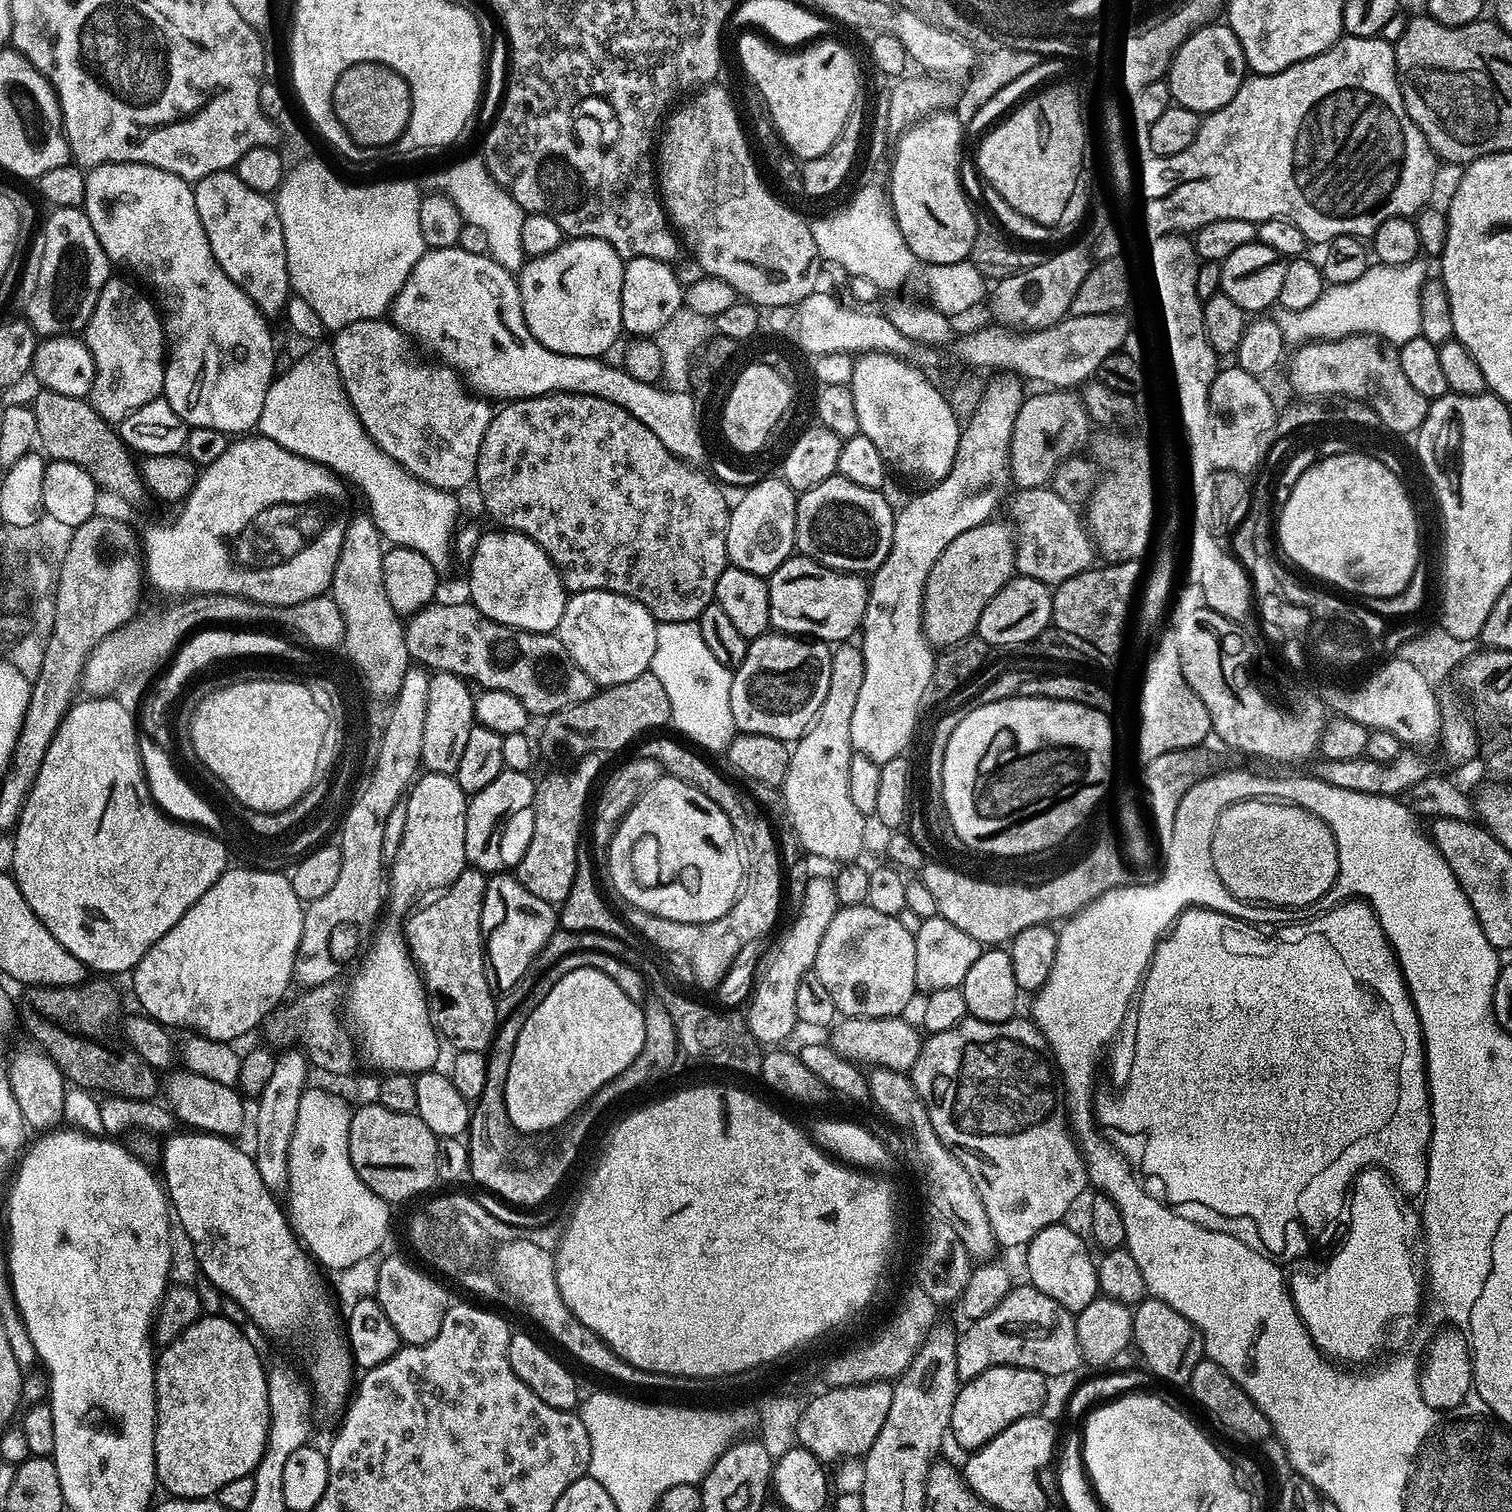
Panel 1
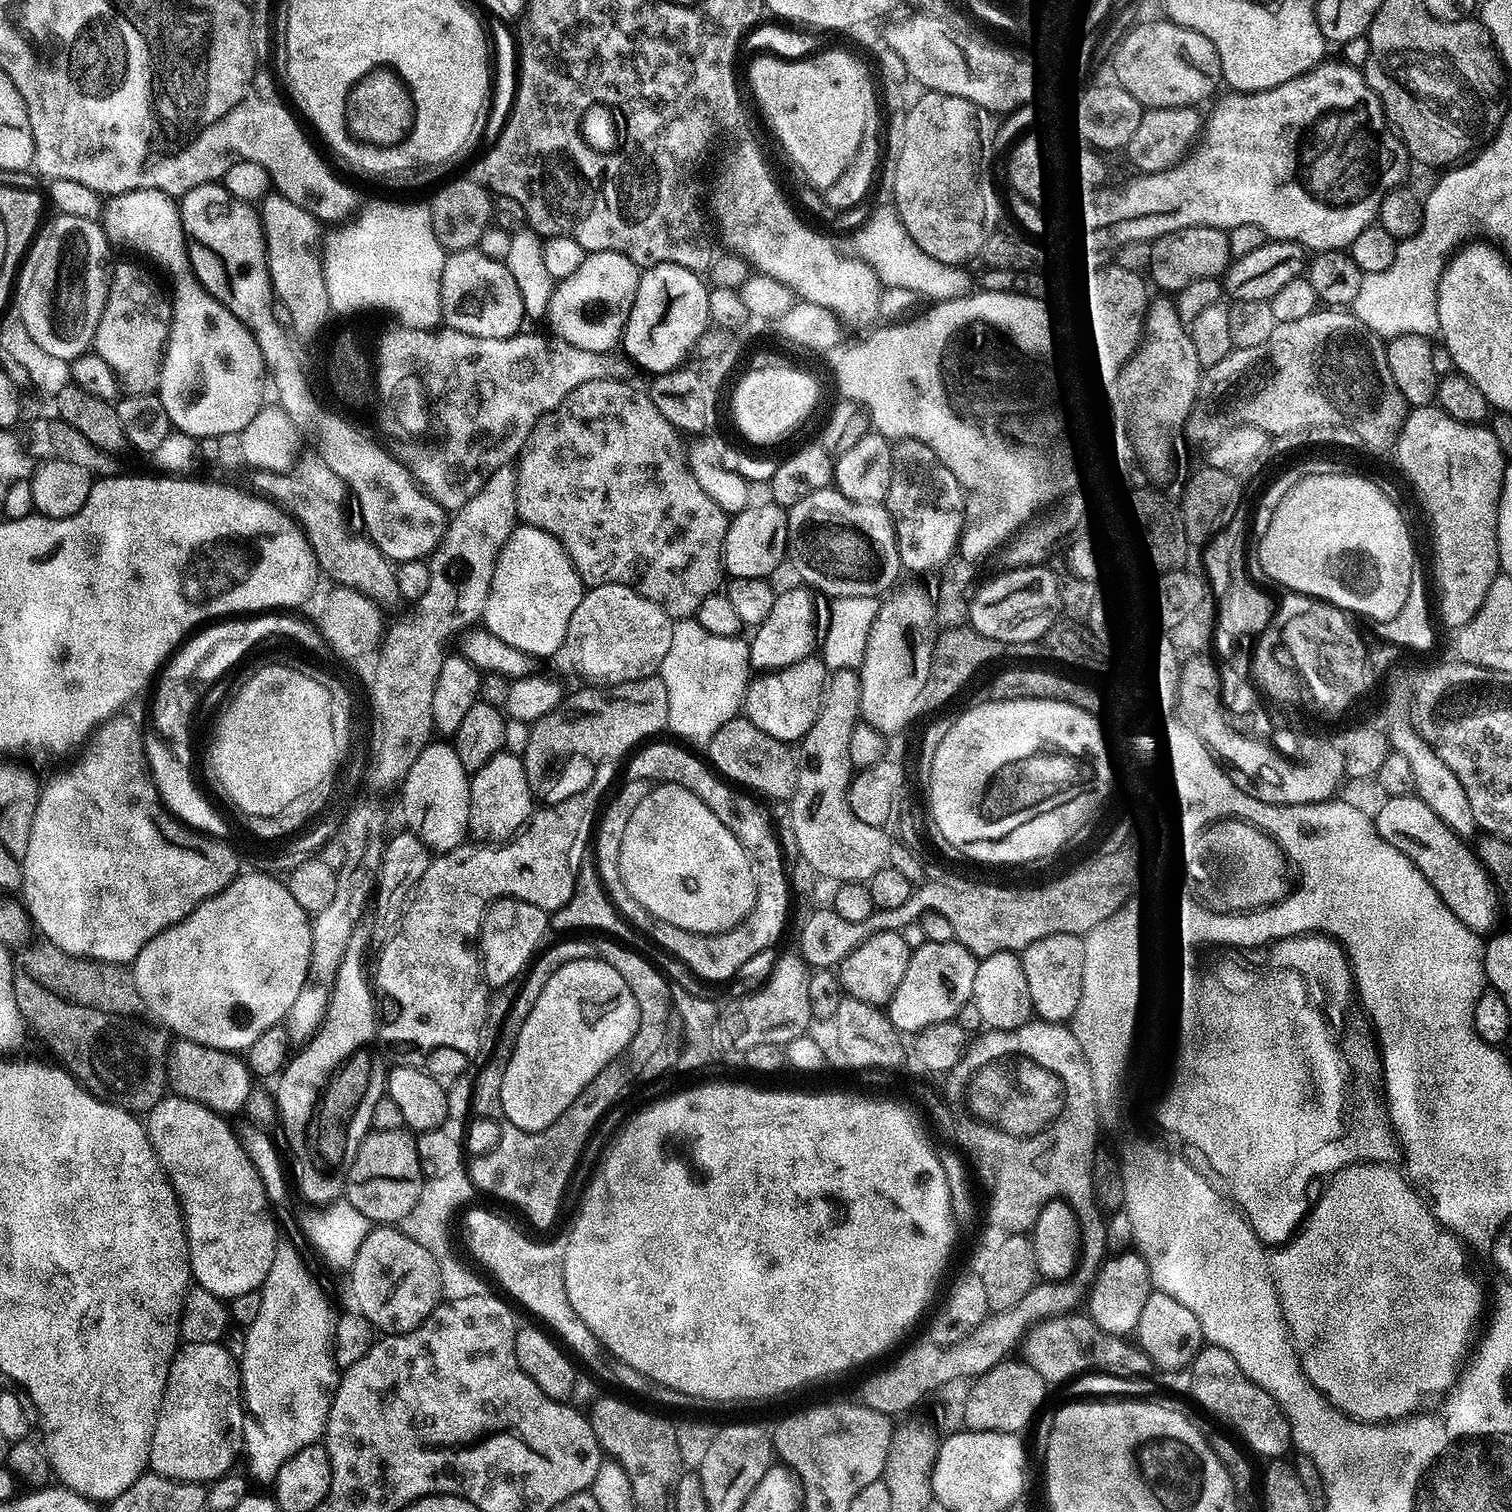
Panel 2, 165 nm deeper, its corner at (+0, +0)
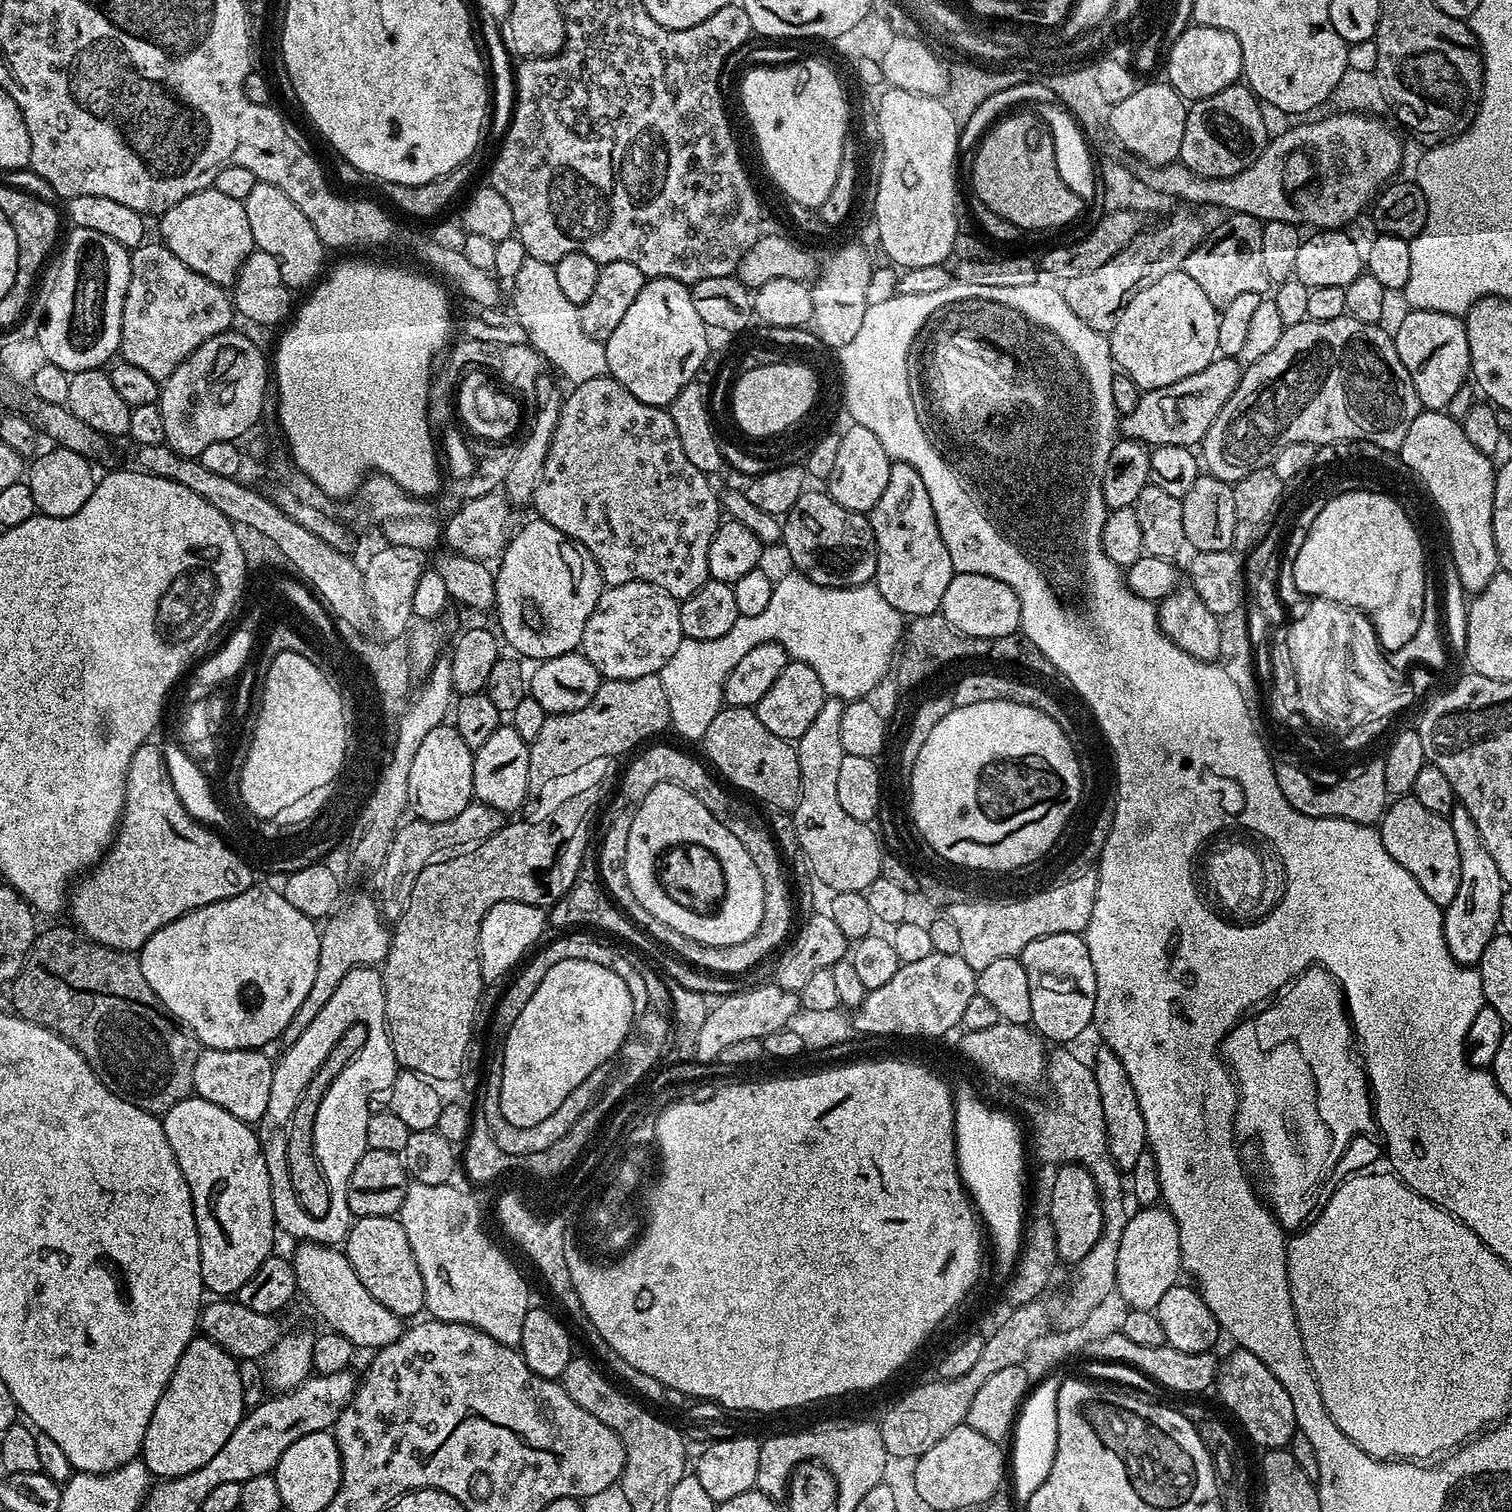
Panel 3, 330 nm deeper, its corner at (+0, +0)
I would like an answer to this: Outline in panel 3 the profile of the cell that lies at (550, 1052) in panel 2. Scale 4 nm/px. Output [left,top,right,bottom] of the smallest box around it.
[501,962,633,1127]

